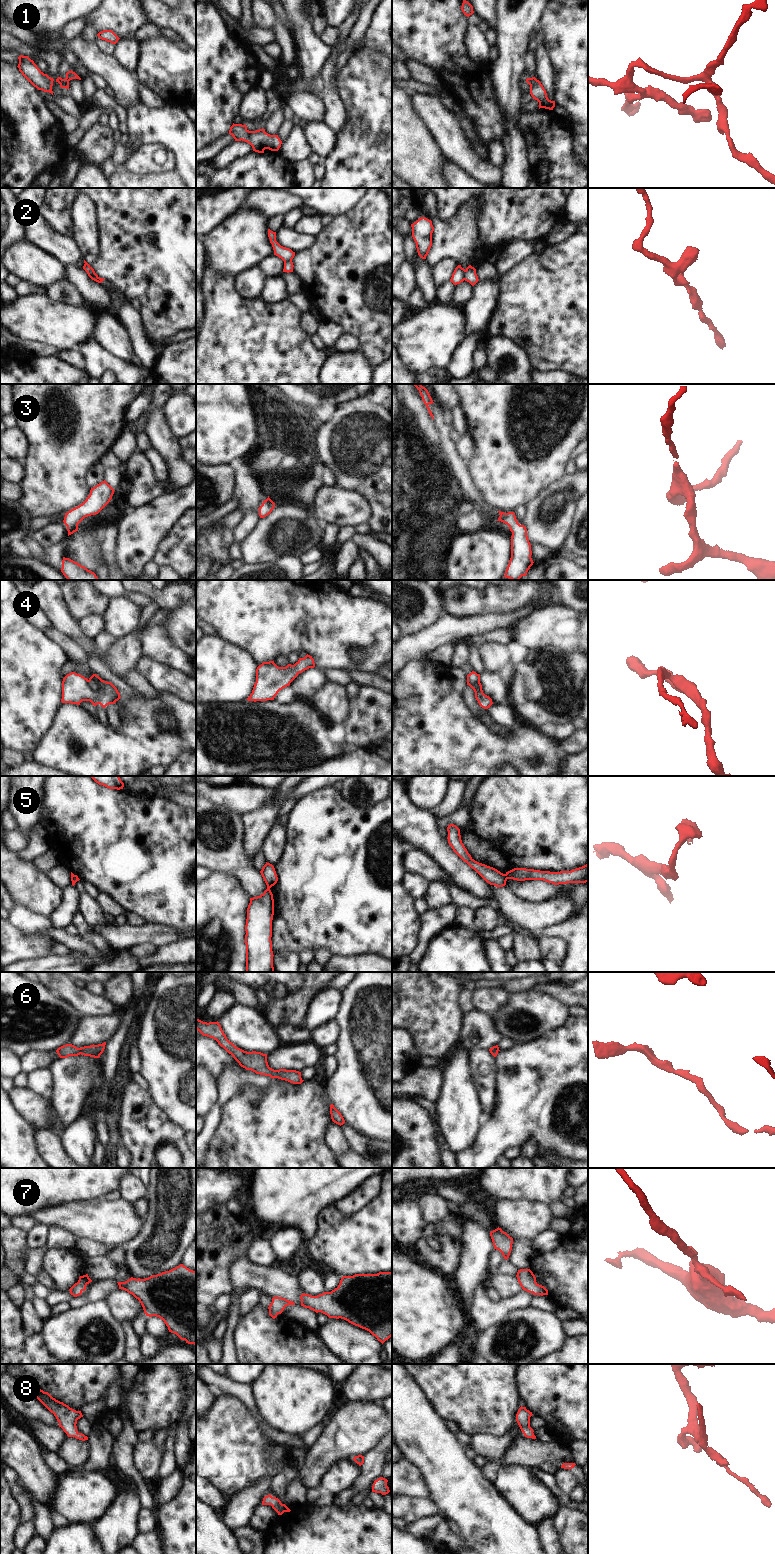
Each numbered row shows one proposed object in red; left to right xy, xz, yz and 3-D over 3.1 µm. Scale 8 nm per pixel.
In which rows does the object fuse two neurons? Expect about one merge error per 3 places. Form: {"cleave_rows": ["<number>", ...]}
{"cleave_rows": ["2", "5"]}

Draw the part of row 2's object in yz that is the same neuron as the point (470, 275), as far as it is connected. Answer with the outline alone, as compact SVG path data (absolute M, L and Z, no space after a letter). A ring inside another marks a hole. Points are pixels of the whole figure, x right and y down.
M469 265L465 270L464 280L469 282L472 286L474 286L479 281L476 274L476 269L471 265Z

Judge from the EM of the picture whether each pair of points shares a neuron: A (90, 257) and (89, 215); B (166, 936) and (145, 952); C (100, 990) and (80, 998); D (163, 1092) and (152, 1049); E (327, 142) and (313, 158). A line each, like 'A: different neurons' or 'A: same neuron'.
A: same neuron
B: different neurons
C: different neurons
D: same neuron
E: different neurons

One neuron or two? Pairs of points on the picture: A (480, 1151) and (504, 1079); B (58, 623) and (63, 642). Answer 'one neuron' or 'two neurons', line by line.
A: one neuron
B: two neurons

